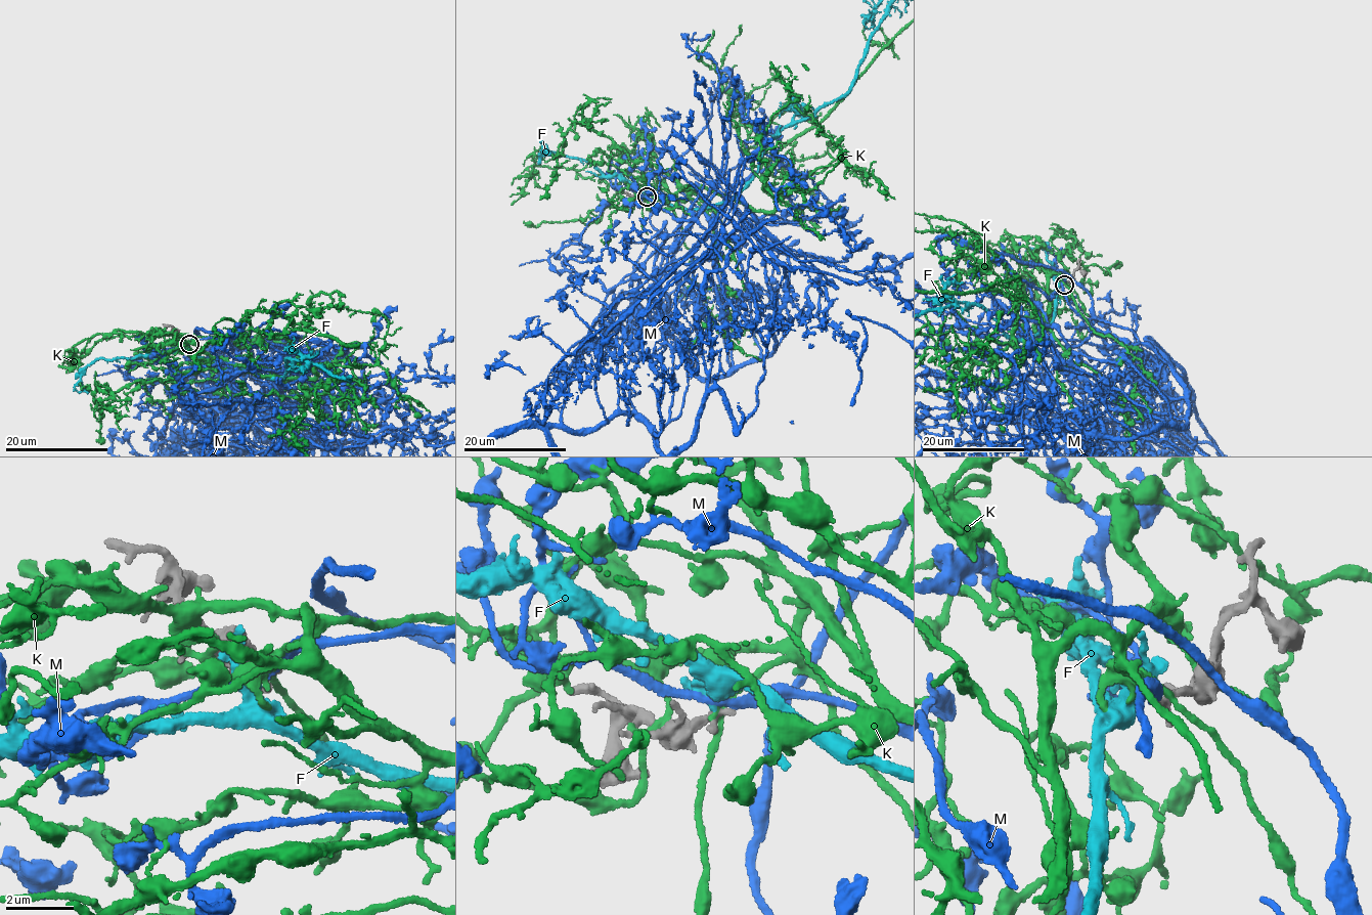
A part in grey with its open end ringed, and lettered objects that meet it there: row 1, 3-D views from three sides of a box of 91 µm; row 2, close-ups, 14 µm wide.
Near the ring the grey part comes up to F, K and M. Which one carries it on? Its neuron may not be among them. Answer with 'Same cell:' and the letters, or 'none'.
Same cell: none

